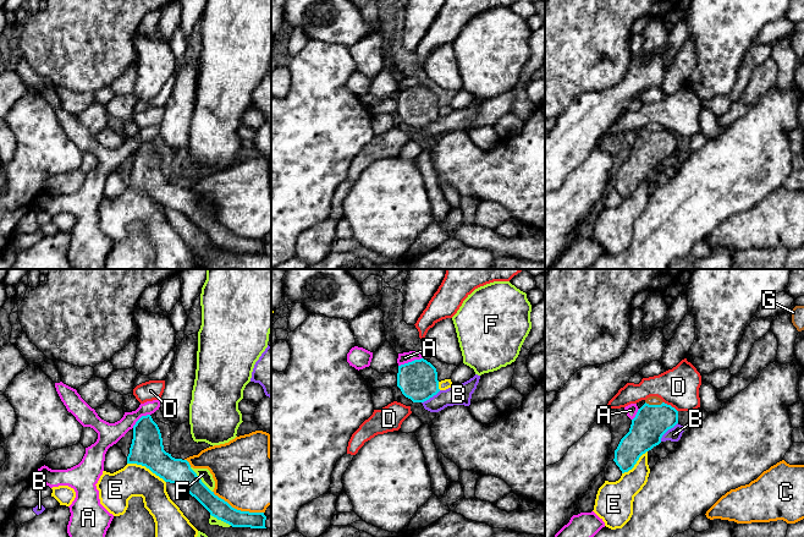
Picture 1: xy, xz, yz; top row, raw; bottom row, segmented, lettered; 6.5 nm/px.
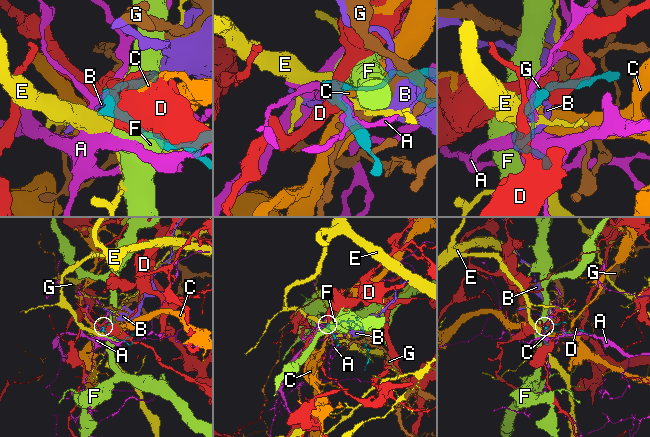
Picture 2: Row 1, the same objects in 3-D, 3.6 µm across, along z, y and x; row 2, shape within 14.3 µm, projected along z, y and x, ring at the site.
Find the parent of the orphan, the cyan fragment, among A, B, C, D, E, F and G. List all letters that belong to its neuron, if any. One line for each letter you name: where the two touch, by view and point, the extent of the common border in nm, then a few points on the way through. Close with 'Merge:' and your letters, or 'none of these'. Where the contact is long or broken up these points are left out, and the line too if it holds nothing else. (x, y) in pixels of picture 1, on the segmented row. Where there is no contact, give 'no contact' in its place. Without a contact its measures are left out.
Merge: none of these

